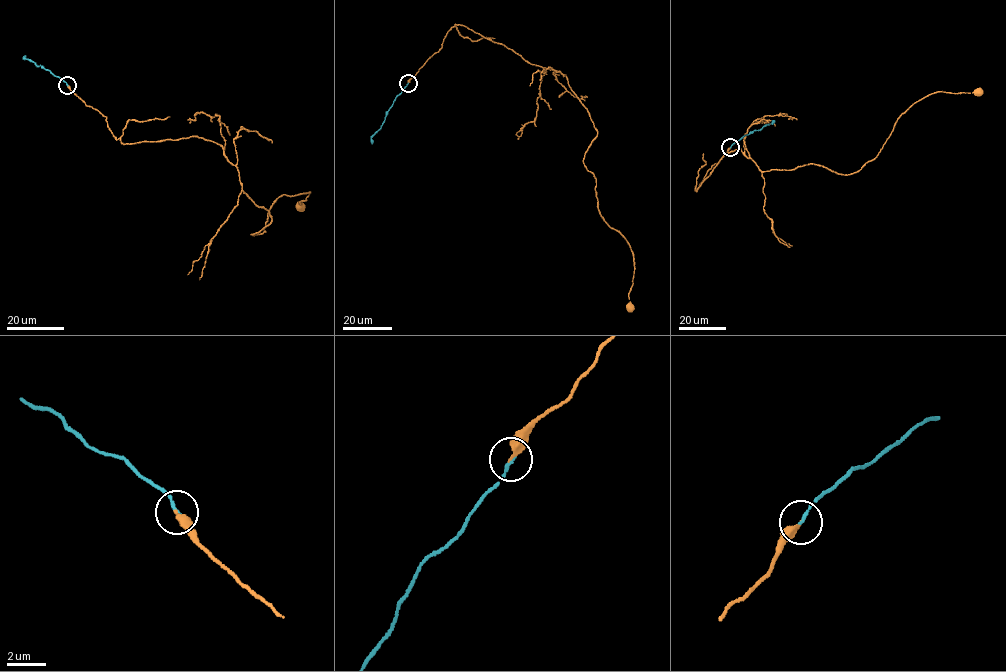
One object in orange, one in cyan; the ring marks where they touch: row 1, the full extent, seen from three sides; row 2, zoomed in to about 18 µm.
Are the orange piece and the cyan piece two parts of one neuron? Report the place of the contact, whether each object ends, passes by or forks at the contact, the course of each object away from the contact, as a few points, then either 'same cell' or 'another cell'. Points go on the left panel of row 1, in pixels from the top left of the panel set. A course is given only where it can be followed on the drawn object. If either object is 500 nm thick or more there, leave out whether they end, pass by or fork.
place (67, 85); orange ends; cyan ends; course orange (67, 85), (123, 144), (220, 144), (271, 219), (252, 235), (284, 194), (310, 192), (300, 206); course cyan (67, 85), (24, 56); same cell

